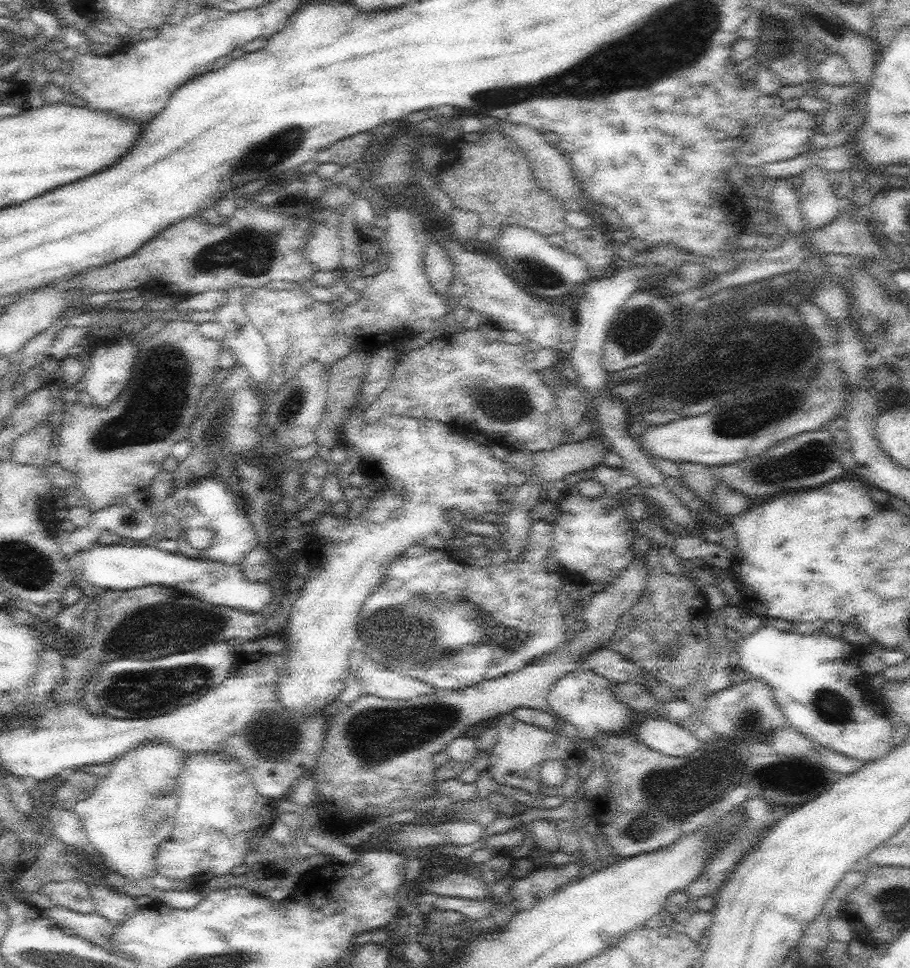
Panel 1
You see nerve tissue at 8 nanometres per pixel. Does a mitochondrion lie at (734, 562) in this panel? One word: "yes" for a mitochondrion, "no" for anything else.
no

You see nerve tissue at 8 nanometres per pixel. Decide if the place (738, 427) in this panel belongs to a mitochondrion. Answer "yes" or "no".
yes

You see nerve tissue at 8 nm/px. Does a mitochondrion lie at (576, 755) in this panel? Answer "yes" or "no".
no

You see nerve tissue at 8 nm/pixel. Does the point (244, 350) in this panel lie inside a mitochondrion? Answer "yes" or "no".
no

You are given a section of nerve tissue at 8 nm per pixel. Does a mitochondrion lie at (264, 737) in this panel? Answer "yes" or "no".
yes

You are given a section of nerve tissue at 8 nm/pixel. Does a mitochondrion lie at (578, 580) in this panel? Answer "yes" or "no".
no

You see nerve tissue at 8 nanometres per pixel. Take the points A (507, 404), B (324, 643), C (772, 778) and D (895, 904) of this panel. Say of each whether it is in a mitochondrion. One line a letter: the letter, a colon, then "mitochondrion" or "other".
A: mitochondrion
B: other
C: other
D: mitochondrion

